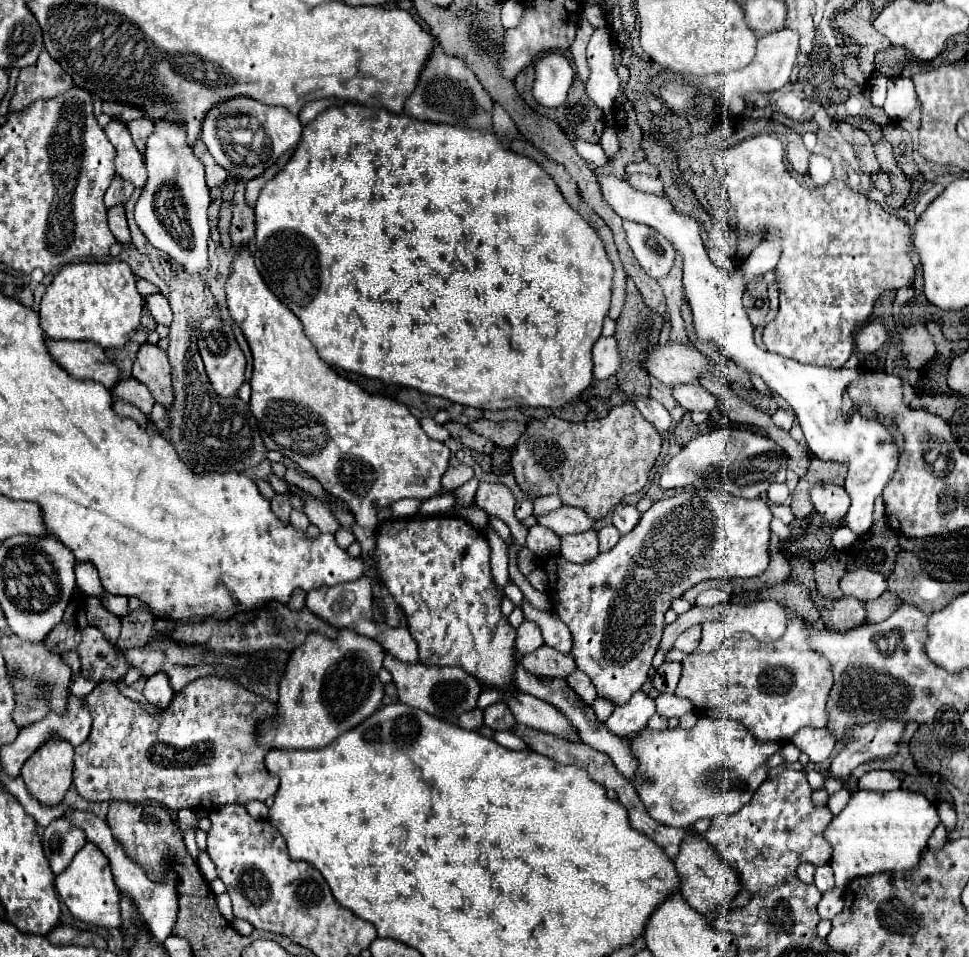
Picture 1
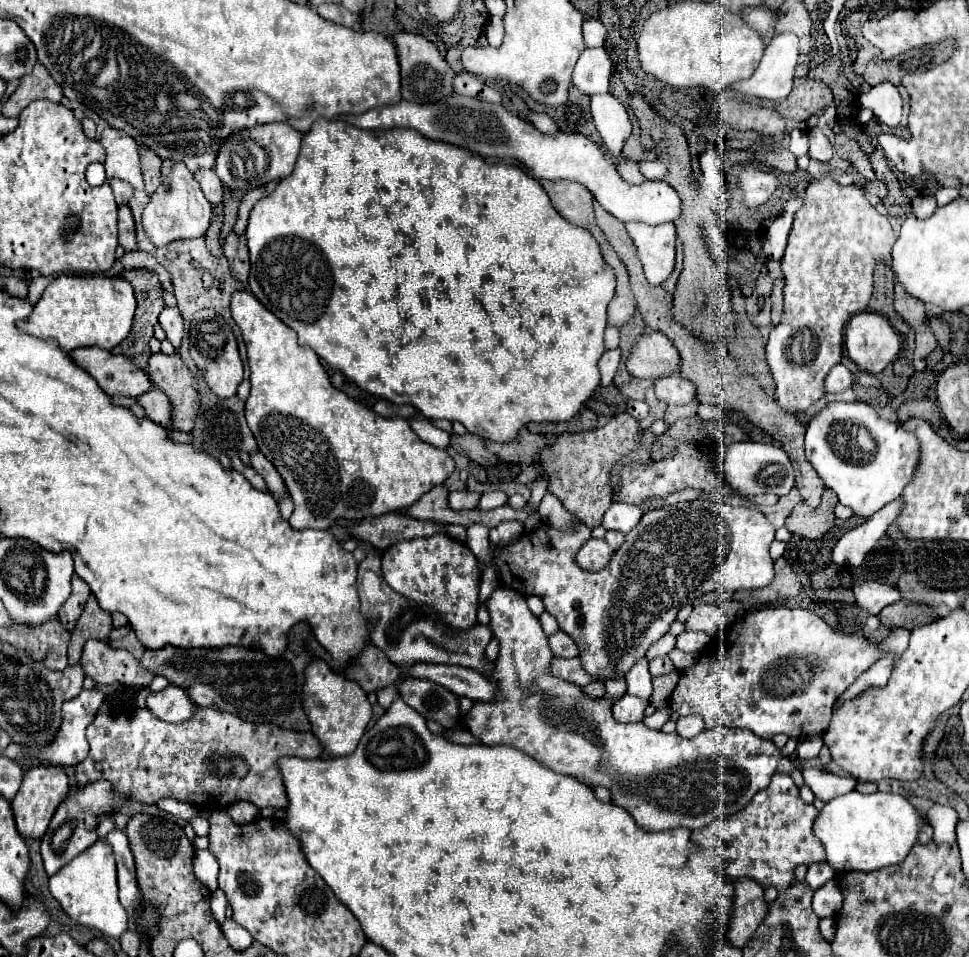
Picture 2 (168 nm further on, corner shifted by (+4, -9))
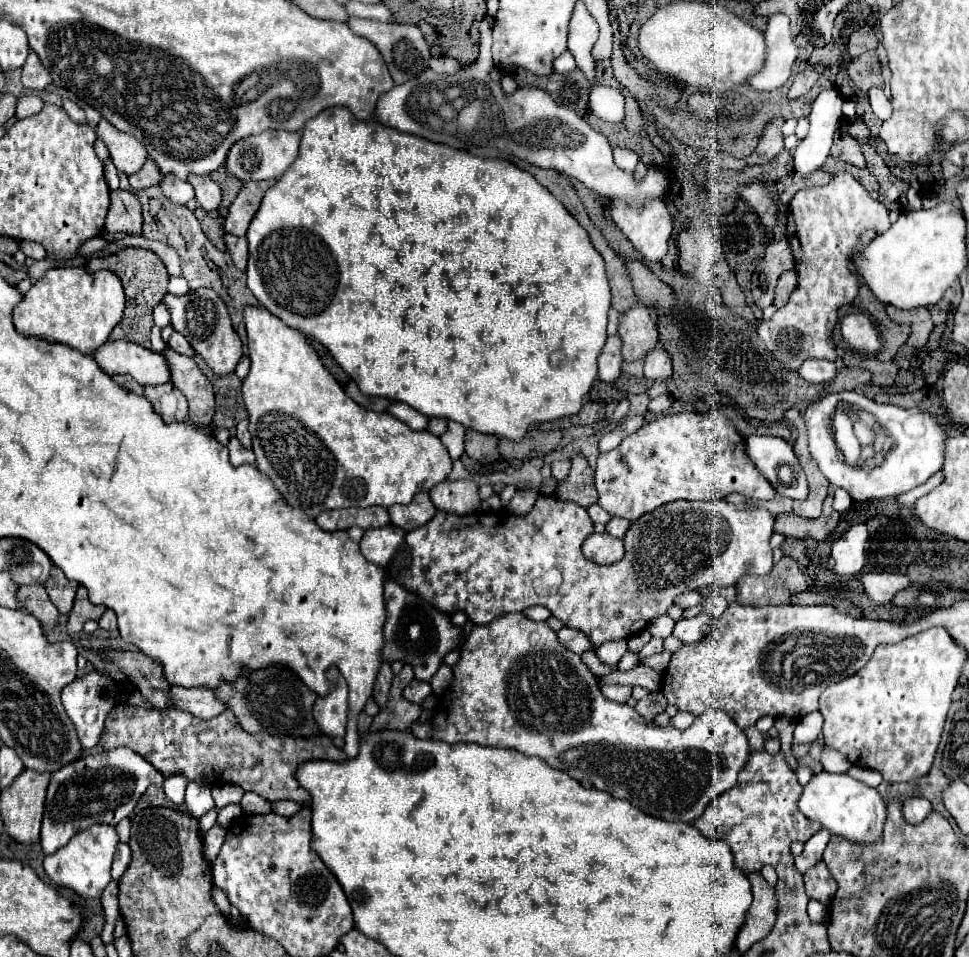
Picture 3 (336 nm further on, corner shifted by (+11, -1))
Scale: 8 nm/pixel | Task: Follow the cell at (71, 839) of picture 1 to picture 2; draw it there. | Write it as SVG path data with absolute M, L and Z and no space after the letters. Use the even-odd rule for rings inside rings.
M92 782L86 784L86 788L80 788L76 794L68 796L60 808L54 812L50 826L46 834L42 836L42 846L40 854L44 860L44 868L48 876L54 876L62 866L66 866L72 858L76 858L80 852L84 852L88 846L92 846L98 836L96 836L96 816L108 814L112 806L120 806L126 798L112 794L110 782Z

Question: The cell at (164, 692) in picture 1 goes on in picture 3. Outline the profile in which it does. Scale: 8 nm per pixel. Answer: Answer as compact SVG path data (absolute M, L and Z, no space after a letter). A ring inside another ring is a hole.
M173 686L171 700L173 700L175 708L187 710L197 718L213 718L227 710L225 702L219 702L219 698L213 694L213 690L207 690L207 688Z

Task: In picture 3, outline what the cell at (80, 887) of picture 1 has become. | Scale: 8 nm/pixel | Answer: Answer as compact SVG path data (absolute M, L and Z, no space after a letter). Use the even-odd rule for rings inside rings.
M111 824L89 826L81 832L77 832L61 850L45 856L45 872L55 884L69 886L83 898L101 896L105 886L111 882L109 870L111 870L111 862L113 862L117 844L119 844L119 836L115 832L115 826L111 826Z

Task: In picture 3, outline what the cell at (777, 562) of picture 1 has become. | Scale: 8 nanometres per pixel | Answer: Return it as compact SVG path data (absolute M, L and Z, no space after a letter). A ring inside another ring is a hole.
M793 558L777 562L769 576L745 576L737 584L737 602L749 606L787 604L791 594L805 592L807 580Z

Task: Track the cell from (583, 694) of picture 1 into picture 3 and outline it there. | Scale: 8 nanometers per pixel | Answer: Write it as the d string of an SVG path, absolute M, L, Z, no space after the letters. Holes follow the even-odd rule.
M639 664L637 668L629 670L629 672L613 672L609 676L603 676L599 678L599 682L617 682L617 684L627 684L627 686L641 686L641 688L647 688L647 690L659 690L661 688L661 674L651 670L649 666L645 664Z

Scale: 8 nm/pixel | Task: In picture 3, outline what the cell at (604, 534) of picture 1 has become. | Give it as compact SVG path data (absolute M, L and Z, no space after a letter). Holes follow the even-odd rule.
M611 518L611 520L607 522L605 528L607 528L607 532L609 532L611 536L615 536L615 538L623 538L629 526L631 526L631 522L625 520L625 518Z

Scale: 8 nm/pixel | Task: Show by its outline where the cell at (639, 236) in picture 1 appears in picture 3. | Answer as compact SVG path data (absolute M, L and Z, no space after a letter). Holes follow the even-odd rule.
M613 200L611 202L611 218L617 224L617 228L623 232L623 236L633 244L635 250L639 250L647 260L661 262L667 254L667 244L673 232L673 218L669 214L669 208L663 200L649 200L645 206L629 206L625 200Z

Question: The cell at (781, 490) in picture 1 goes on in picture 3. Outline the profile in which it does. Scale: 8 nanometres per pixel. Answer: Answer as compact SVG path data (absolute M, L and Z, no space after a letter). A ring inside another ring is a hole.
M711 410L705 414L681 412L645 424L635 434L629 434L615 450L609 450L597 458L595 486L599 492L599 504L611 516L619 516L631 522L641 518L645 512L675 500L723 500L727 494L733 492L763 502L775 496L775 488L749 460L743 436L719 410Z

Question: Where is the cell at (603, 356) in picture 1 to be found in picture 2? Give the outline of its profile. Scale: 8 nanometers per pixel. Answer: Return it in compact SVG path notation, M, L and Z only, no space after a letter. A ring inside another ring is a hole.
M618 348L606 350L602 354L602 358L598 360L598 370L600 370L600 376L602 376L600 384L602 386L610 386L612 384L612 378L614 378L614 374L618 370L618 364L620 364L620 350Z

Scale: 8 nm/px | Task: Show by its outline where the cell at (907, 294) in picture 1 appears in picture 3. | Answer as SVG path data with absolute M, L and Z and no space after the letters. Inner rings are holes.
M887 306L887 316L895 324L905 324L911 328L907 344L913 348L923 348L927 344L927 338L933 330L933 320L927 308L915 308L915 310L899 310L893 306Z

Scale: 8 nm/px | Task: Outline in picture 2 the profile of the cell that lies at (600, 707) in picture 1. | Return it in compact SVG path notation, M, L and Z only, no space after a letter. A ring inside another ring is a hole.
M608 680L606 682L606 694L602 696L604 700L610 700L612 704L618 702L626 694L626 682L624 680Z

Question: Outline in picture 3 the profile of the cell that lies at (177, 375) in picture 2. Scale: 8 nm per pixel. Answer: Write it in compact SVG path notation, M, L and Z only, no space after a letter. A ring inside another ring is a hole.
M163 350L171 366L171 382L189 400L189 420L197 426L211 426L215 414L215 390L209 378L199 370L193 358L185 358L173 350Z

